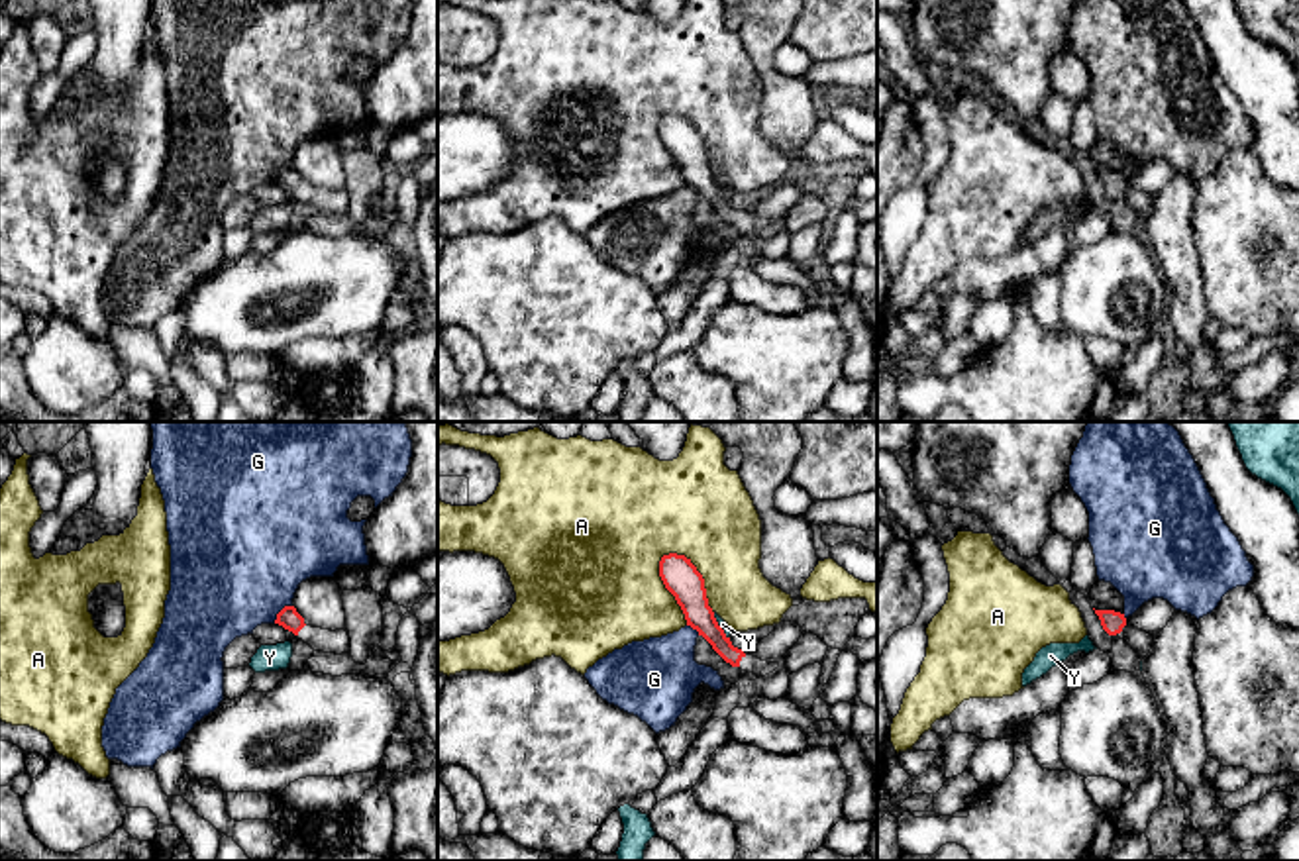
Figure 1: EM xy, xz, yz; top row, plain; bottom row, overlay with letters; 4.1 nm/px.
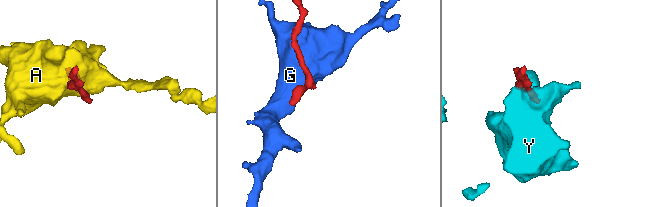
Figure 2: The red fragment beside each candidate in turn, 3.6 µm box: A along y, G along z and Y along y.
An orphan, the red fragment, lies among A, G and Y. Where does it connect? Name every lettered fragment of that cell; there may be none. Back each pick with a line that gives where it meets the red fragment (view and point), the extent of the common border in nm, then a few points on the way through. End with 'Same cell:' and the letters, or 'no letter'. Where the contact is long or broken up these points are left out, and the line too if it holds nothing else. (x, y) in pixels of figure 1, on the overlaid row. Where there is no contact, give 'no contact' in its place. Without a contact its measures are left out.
Same cell: no letter

